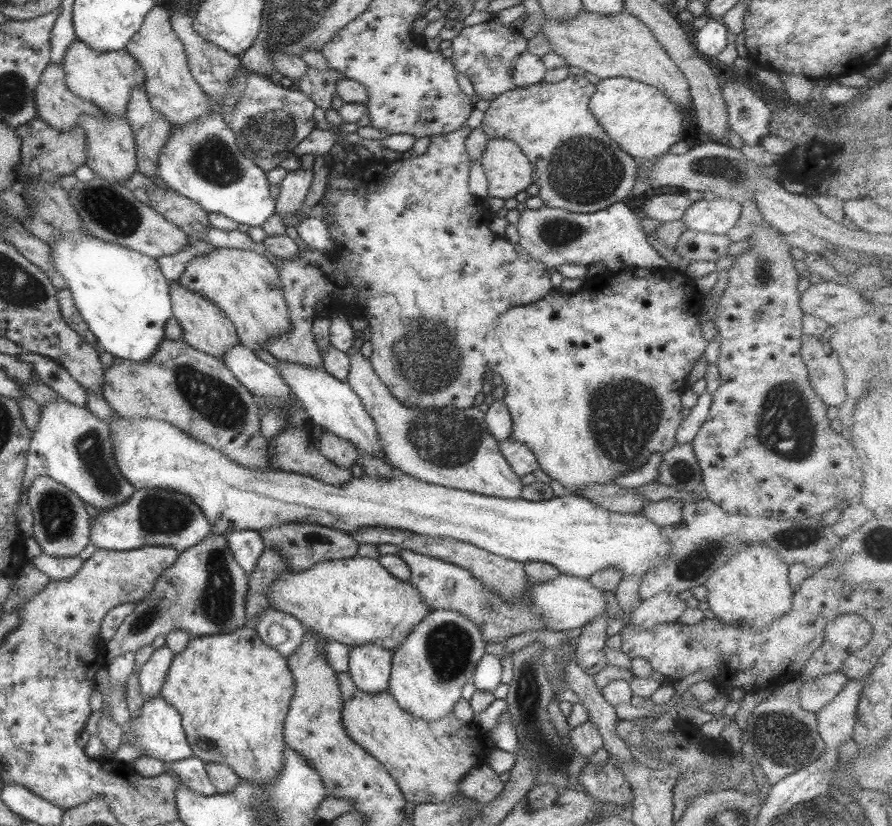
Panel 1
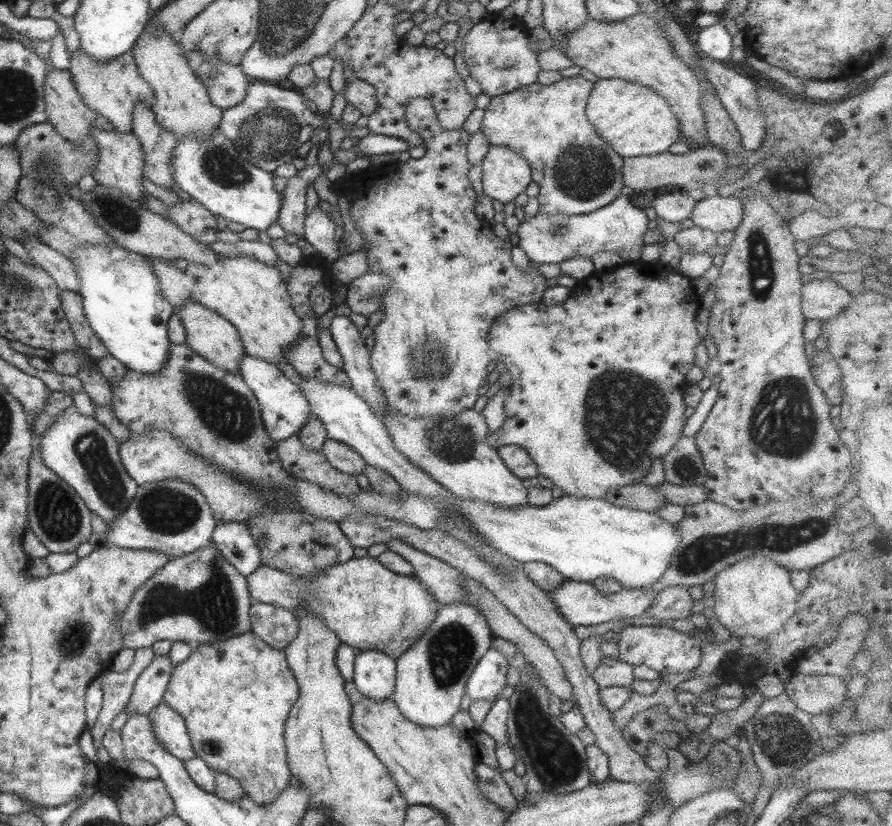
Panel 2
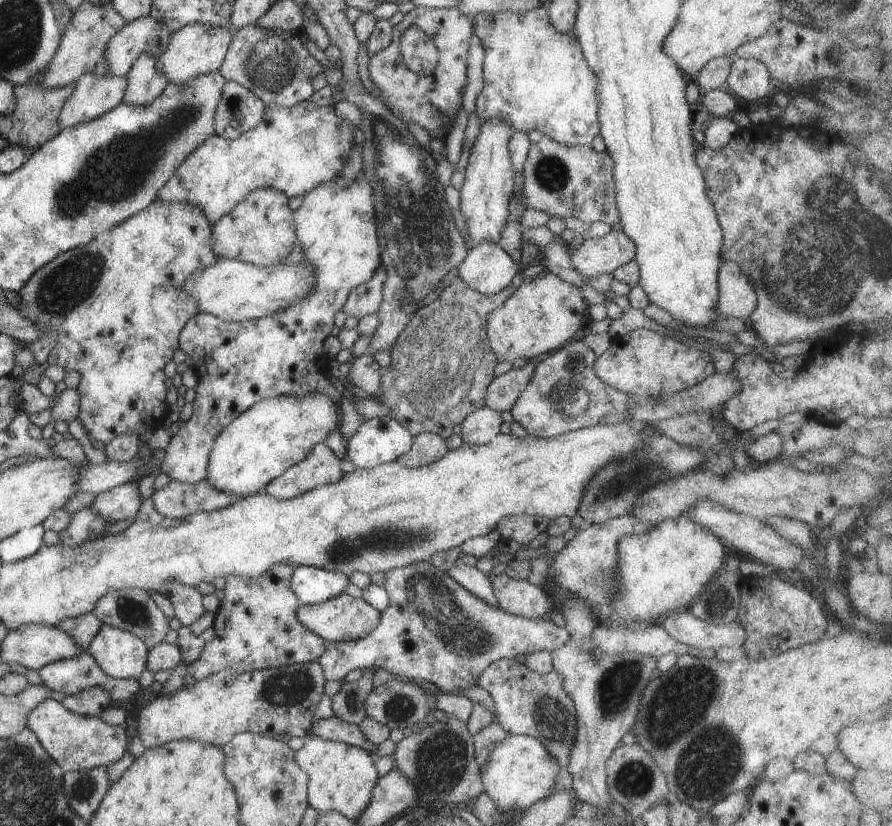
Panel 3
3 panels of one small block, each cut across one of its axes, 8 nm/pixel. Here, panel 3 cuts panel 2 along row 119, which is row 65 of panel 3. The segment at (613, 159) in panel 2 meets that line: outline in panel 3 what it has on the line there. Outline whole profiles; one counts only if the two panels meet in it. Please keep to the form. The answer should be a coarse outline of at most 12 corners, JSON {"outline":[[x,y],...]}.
{"outline":[[547,6],[480,12],[476,114],[592,147],[598,80]]}

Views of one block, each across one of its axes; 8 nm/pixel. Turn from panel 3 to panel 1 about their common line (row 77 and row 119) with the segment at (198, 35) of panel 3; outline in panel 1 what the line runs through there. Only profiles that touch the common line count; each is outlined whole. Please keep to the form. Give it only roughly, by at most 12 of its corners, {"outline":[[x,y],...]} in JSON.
{"outline":[[158,3],[125,49],[175,126],[211,112],[171,12]]}

